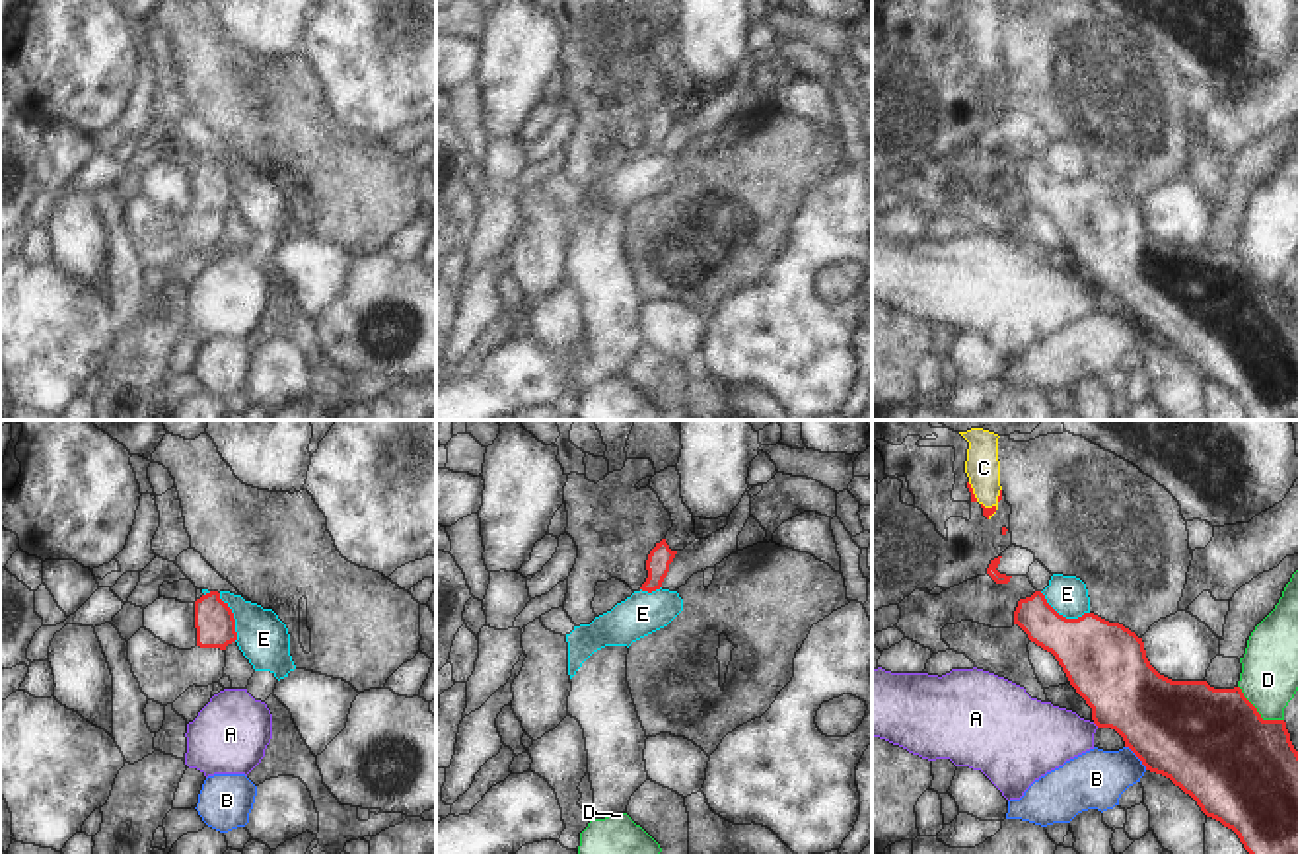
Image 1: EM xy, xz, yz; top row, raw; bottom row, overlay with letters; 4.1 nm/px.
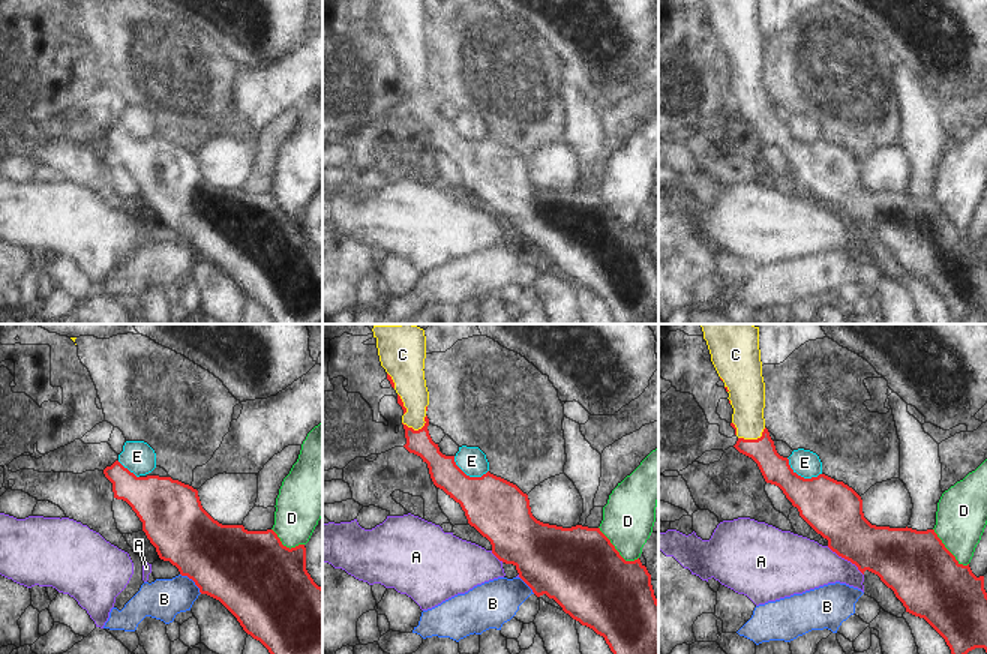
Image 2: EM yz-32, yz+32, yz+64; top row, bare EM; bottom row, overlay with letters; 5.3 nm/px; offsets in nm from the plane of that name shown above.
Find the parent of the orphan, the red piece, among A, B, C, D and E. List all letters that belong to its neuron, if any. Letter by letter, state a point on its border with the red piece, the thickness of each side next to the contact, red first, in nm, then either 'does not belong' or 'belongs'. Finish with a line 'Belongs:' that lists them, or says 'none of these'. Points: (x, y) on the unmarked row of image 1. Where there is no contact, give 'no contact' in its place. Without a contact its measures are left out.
A: yz (1096, 288) | 320/300 nm | does not belong
B: yz (1137, 320) | 420/240 nm | does not belong
C: yz (993, 71) | 40/140 nm | belongs
D: yz (1258, 277) | 460/240 nm | does not belong
E: yz (1061, 179) | 320/160 nm | does not belong
Belongs: C

